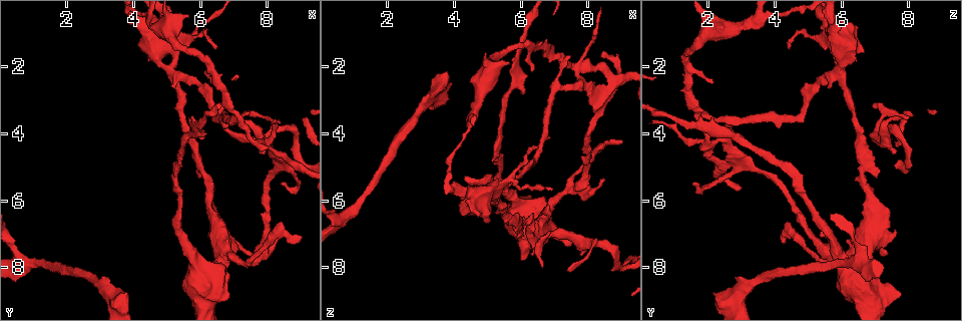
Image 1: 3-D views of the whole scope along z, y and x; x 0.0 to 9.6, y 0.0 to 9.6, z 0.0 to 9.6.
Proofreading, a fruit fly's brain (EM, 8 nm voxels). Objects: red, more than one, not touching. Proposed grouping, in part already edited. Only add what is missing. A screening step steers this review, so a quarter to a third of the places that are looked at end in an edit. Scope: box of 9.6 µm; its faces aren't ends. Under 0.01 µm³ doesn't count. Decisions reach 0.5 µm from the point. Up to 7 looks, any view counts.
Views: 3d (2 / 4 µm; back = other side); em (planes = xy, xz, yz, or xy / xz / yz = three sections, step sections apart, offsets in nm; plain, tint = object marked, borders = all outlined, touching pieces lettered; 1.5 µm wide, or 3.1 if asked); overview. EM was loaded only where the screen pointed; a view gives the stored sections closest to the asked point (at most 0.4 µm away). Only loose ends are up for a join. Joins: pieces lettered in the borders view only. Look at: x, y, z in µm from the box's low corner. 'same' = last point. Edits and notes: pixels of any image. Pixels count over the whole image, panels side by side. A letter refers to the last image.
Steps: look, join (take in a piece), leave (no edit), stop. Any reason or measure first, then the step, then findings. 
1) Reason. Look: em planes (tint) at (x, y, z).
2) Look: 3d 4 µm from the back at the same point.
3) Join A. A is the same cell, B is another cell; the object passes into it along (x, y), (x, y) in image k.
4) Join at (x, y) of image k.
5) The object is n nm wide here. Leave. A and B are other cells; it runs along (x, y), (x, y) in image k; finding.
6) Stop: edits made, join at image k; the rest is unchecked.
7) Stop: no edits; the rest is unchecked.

Free end. Look: em planes (plain) at (5.85, 5.05, 7.15).

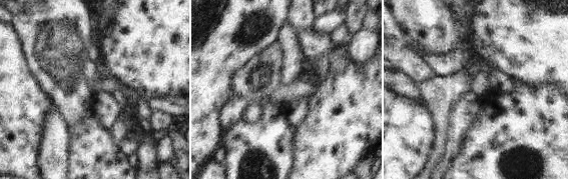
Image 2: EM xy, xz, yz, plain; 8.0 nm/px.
Look: em planes (borders) at the same point.

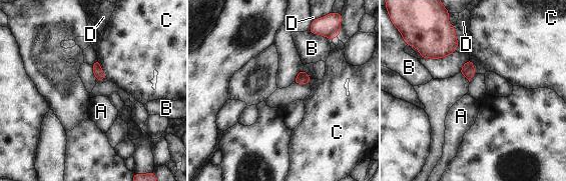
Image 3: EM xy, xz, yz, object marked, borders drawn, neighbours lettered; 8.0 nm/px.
Leave. A, B, C and D are other cells; a border runs along (97, 58), (103, 75), (106, 78) in image 3; none of them fits.

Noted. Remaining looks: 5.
Thin end. Look: em planes (borders) at (7.40, 3.35, 8.05).

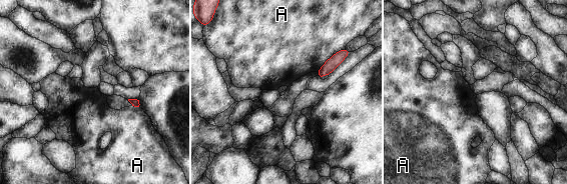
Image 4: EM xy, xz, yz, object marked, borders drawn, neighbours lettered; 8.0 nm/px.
Leave. A is another cell; a border runs along (345, 47), (337, 51), (317, 71) in image 4; no lettered piece goes on from it.

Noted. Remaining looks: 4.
Thick end. Look: em planes (plain) at (3.80, 8.80, 2.15).

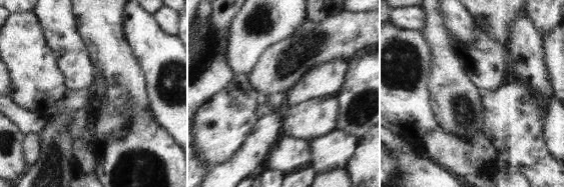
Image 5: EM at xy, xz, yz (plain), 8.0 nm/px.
What lies round it. Look: em planes (borders) at the same point.

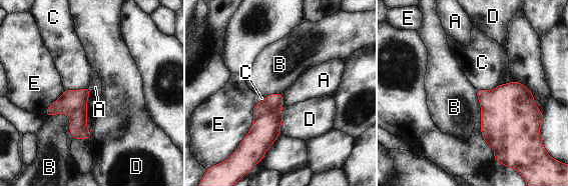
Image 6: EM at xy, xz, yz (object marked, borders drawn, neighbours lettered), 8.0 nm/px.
Leave. A, B, C, D and E are other cells; a border runs along (45, 113), (63, 113), (69, 130) in image 6; no lettered piece goes on from it.

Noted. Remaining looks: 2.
Stop: no edits; the rest is unchecked.

